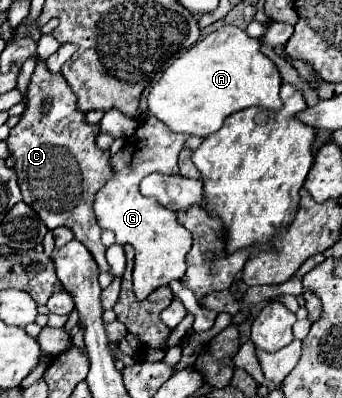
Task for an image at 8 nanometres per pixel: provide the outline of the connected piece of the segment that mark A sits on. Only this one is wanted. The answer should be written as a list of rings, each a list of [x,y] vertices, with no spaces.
[[[224,25],[216,29],[214,33],[206,35],[202,41],[194,43],[190,49],[181,53],[162,73],[160,81],[150,89],[148,93],[148,109],[154,117],[158,117],[162,123],[170,127],[174,133],[188,133],[198,137],[208,137],[210,133],[218,131],[224,123],[224,119],[236,111],[248,109],[248,107],[260,107],[268,111],[280,111],[280,85],[282,77],[278,67],[270,57],[262,53],[260,39],[248,37],[244,29]]]

